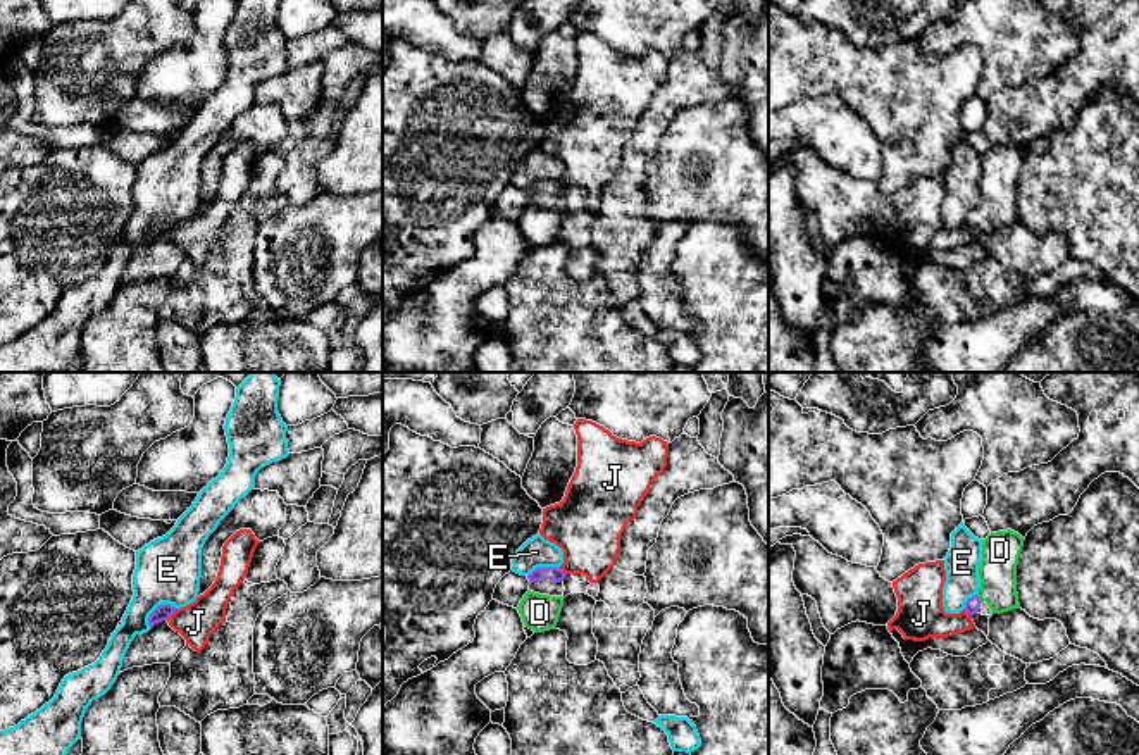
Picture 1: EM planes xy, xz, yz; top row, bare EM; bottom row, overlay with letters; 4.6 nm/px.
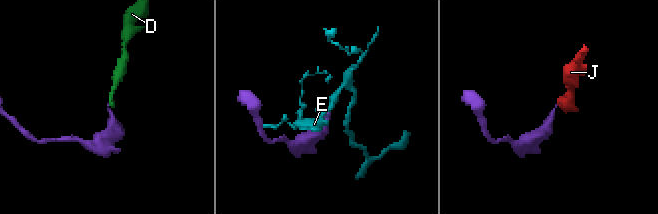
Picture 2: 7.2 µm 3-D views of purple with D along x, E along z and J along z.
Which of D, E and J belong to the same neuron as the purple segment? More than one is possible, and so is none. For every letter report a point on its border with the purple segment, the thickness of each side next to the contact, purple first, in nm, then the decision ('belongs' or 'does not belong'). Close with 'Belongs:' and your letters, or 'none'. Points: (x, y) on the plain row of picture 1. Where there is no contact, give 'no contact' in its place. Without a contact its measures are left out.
D: contact yz (977, 211); calibres 70 and 180 nm; belongs
E: contact xy (155, 223); calibres 80 and 300 nm; does not belong
J: contact xy (171, 228); calibres 80 and 180 nm; does not belong
Belongs: D

